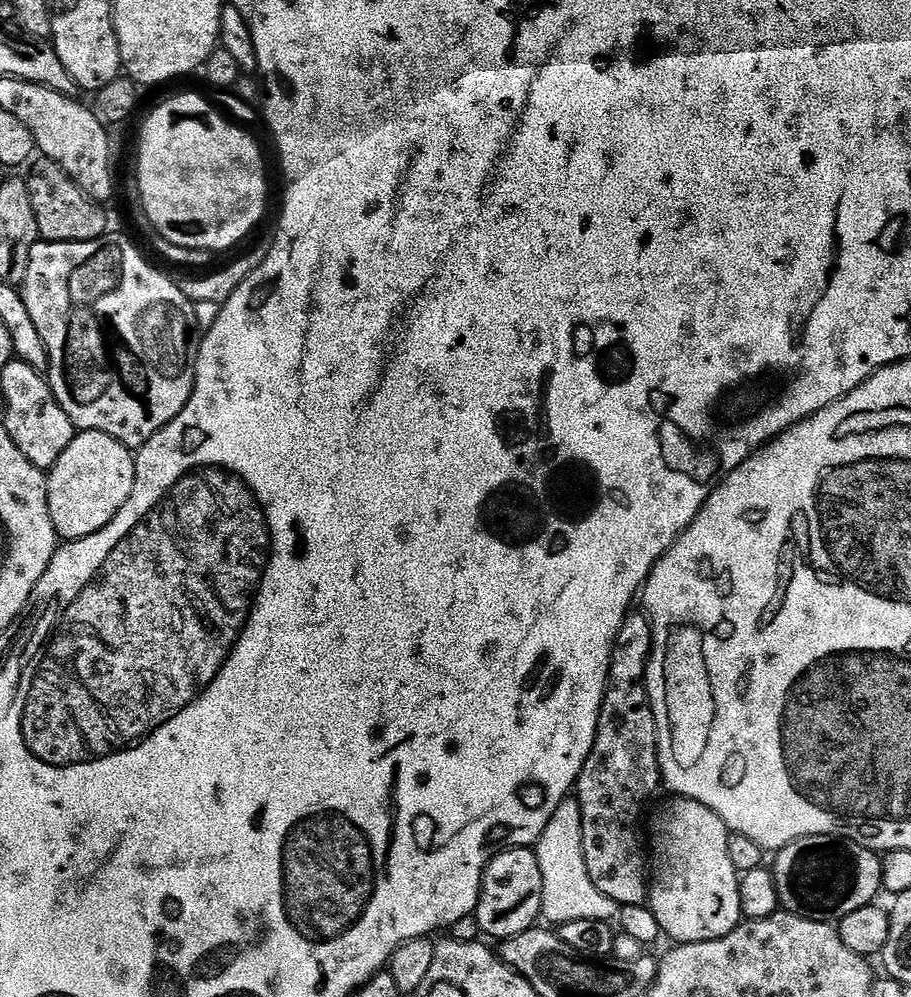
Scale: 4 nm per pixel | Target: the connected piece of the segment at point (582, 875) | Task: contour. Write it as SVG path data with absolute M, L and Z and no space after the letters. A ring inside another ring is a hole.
M565 797L551 815L534 851L543 876L543 902L541 917L559 926L568 921L613 921L620 906L604 894L591 881L586 870L581 844L581 808L573 797Z

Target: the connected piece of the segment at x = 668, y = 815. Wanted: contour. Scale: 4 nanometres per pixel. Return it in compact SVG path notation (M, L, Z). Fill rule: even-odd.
M672 798L669 804L660 808L660 813L652 820L652 844L650 840L650 887L648 890L647 903L650 905L654 918L658 918L658 926L665 937L669 936L676 944L697 944L698 942L710 942L730 934L742 922L740 914L740 878L741 873L734 870L734 862L730 862L730 849L726 846L729 838L728 827L702 802L694 802L683 798Z

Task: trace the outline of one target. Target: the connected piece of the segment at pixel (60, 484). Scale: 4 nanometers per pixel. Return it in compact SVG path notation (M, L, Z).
M77 431L66 454L47 473L50 518L61 541L92 536L115 518L130 498L136 481L133 449L101 432Z

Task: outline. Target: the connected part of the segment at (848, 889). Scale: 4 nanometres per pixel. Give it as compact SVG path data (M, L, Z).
M803 836L780 849L773 860L776 861L770 864L770 871L778 890L780 908L807 920L838 922L846 918L846 914L854 914L854 910L862 910L873 903L884 887L883 859L866 846L842 840L839 836Z

